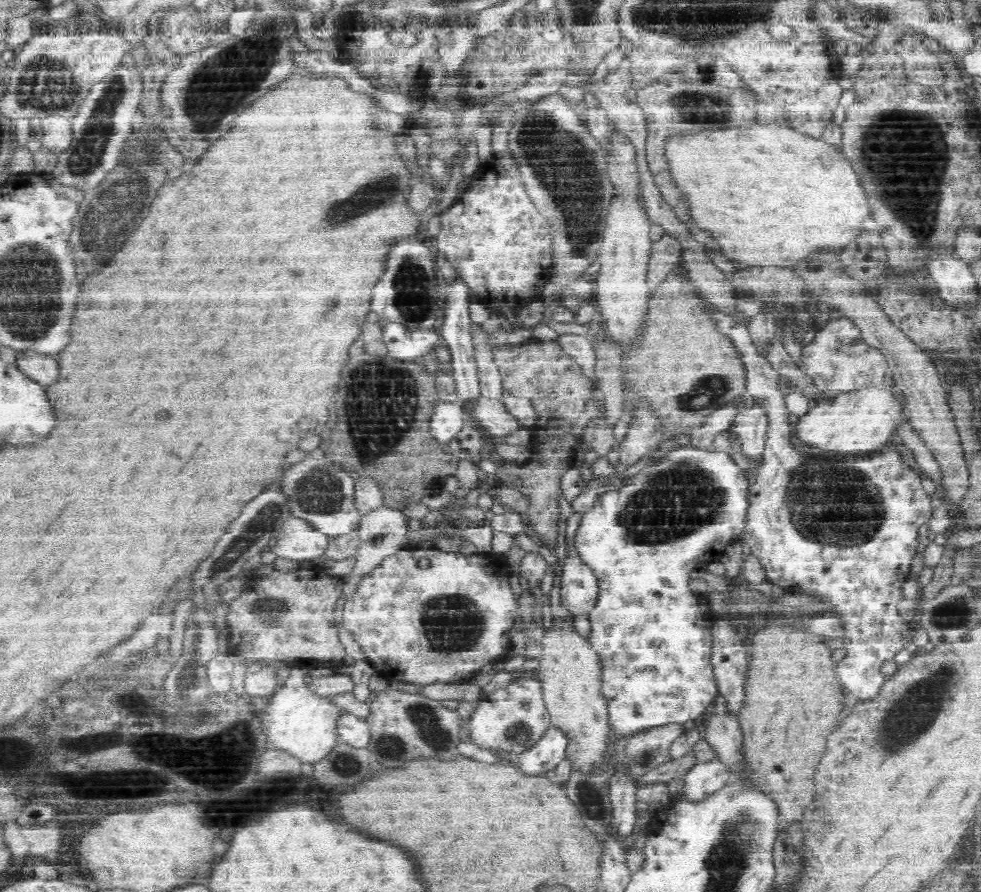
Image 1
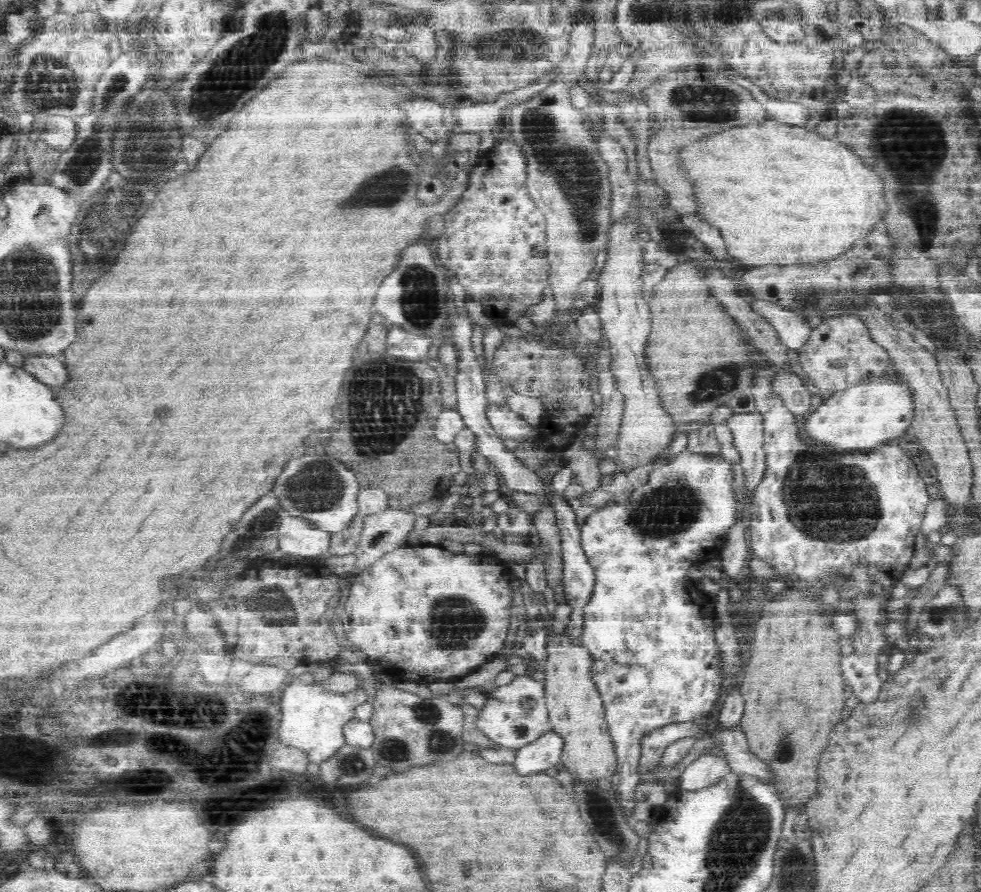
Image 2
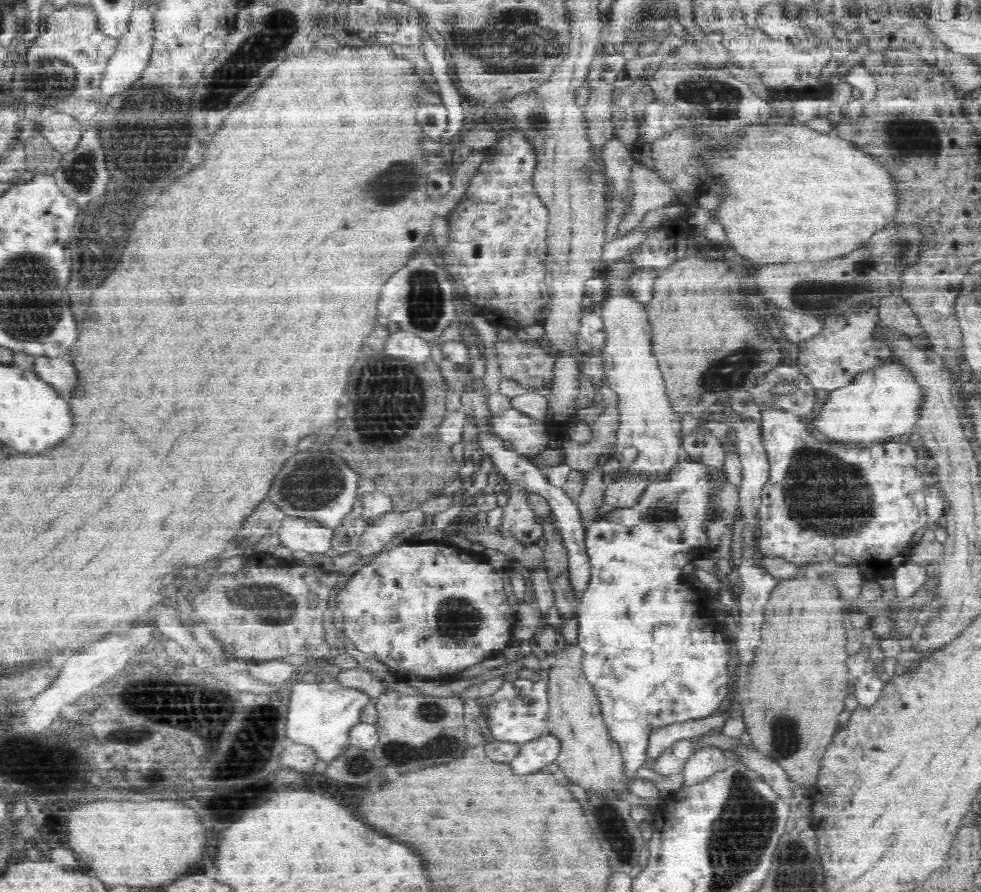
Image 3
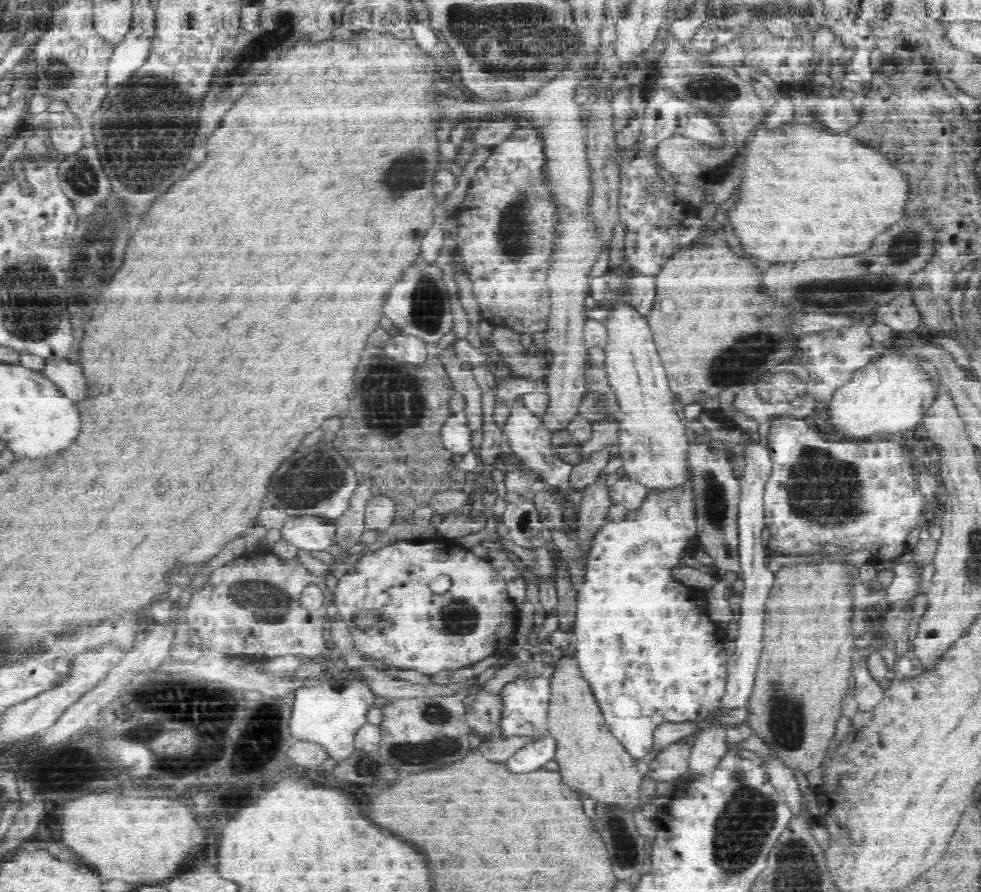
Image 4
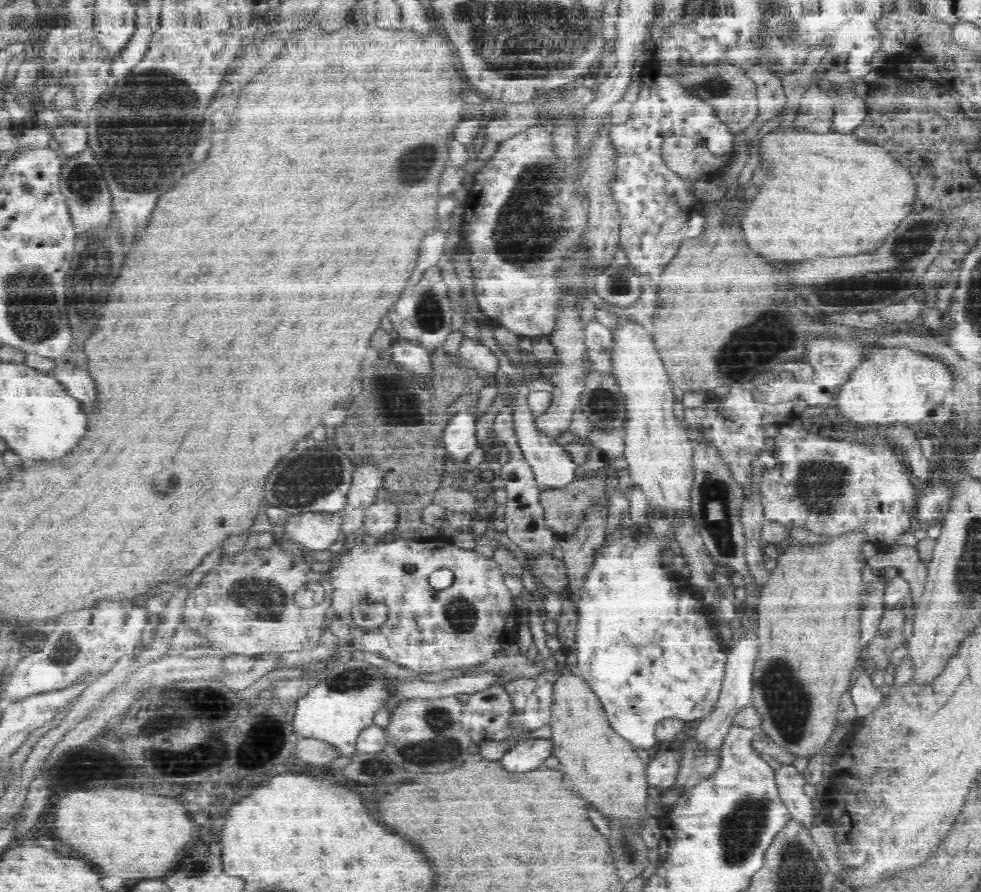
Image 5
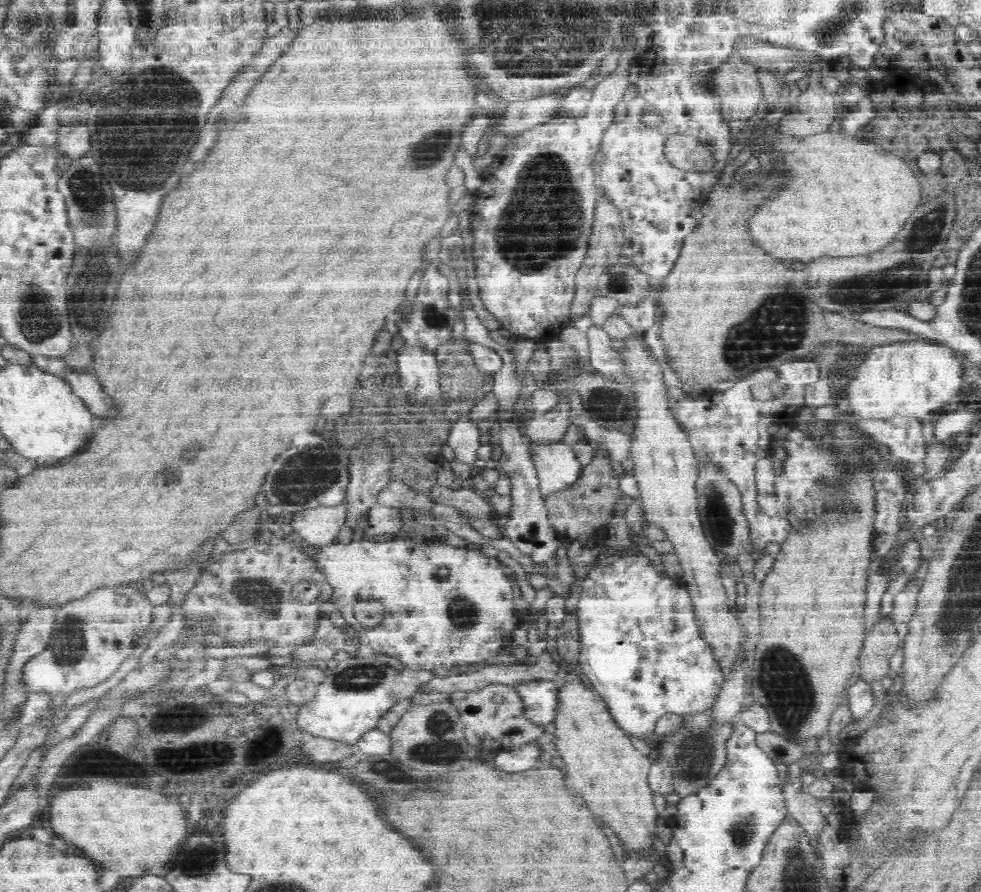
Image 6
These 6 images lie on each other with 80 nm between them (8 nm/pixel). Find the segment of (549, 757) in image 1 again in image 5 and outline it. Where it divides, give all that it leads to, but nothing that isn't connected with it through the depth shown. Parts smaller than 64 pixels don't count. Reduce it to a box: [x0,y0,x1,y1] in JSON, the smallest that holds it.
[498,739,553,773]

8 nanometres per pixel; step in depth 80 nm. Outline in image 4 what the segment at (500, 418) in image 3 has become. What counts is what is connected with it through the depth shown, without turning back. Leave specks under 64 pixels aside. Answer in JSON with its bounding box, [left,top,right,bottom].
[504,395,573,489]

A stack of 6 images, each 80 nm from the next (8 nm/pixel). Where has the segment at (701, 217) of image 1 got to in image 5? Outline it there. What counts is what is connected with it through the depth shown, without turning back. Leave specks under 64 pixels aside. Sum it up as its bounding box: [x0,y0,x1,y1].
[742,130,920,260]

